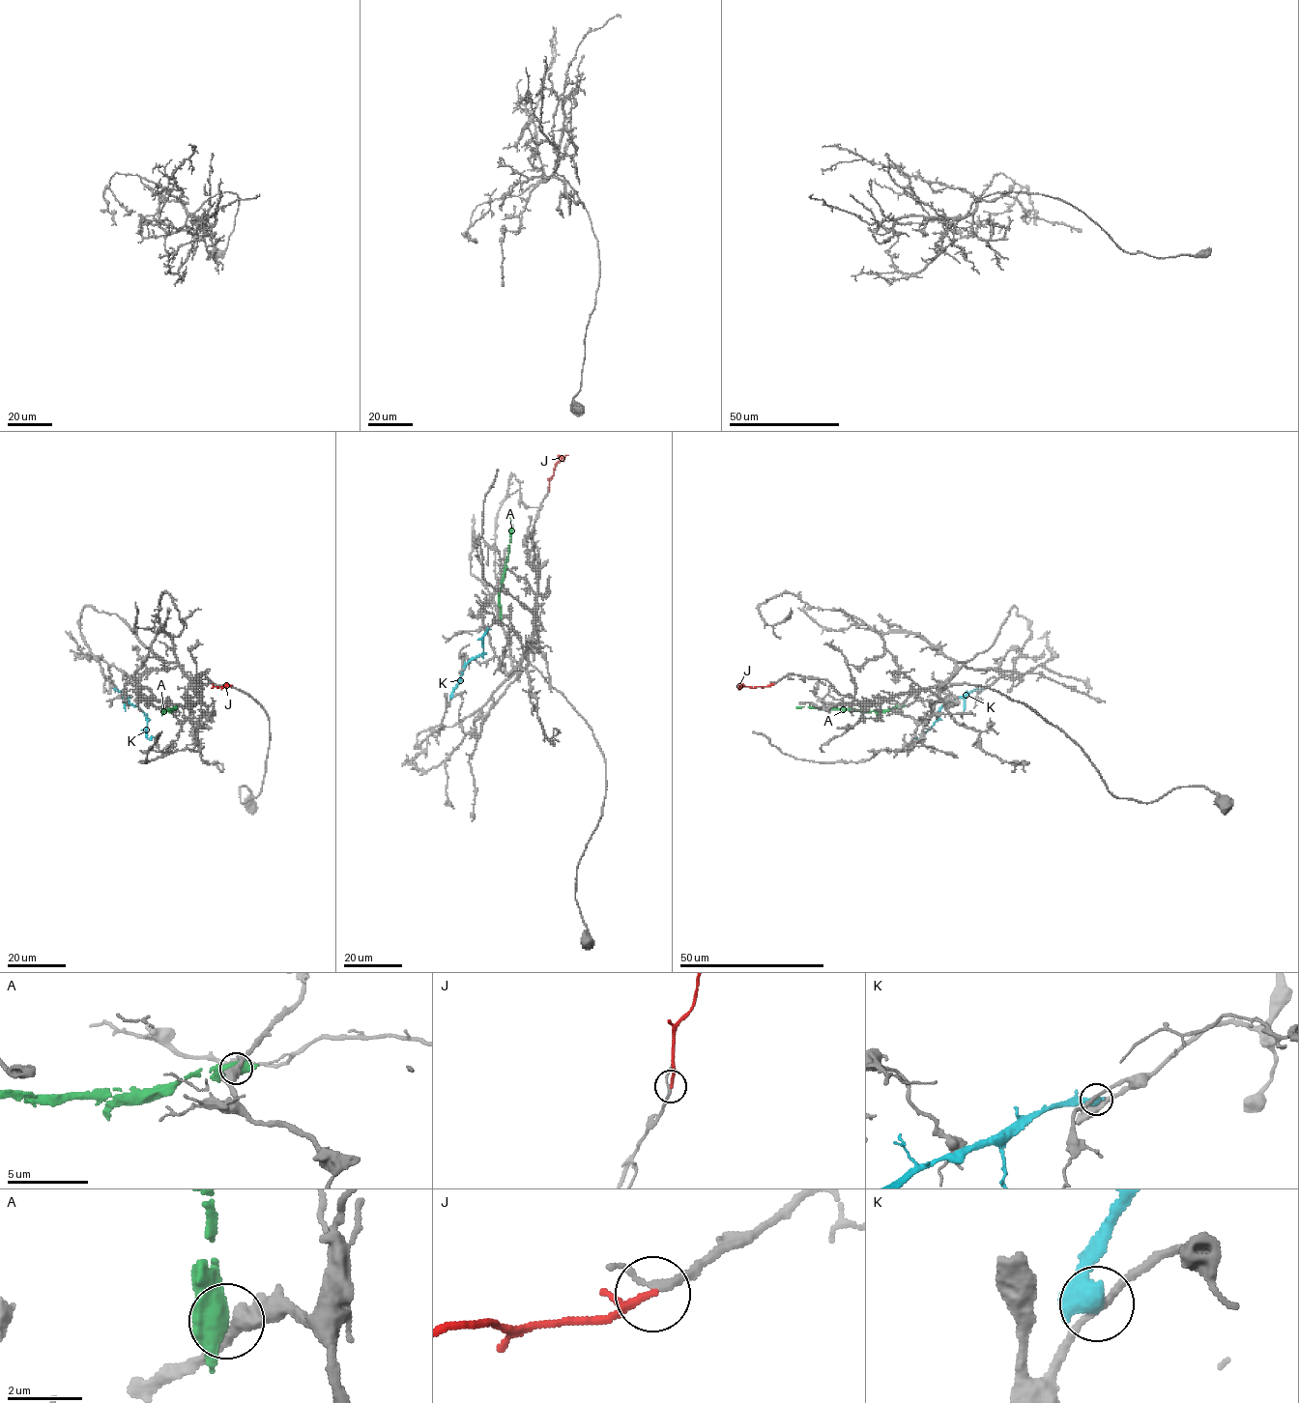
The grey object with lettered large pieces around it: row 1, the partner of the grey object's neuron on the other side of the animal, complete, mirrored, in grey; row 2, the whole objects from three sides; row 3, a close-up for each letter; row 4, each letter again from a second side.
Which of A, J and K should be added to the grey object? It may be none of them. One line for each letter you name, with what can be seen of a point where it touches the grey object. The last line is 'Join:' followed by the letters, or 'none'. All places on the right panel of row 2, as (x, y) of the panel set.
J: Touches grey at (773, 683)
Join: J

